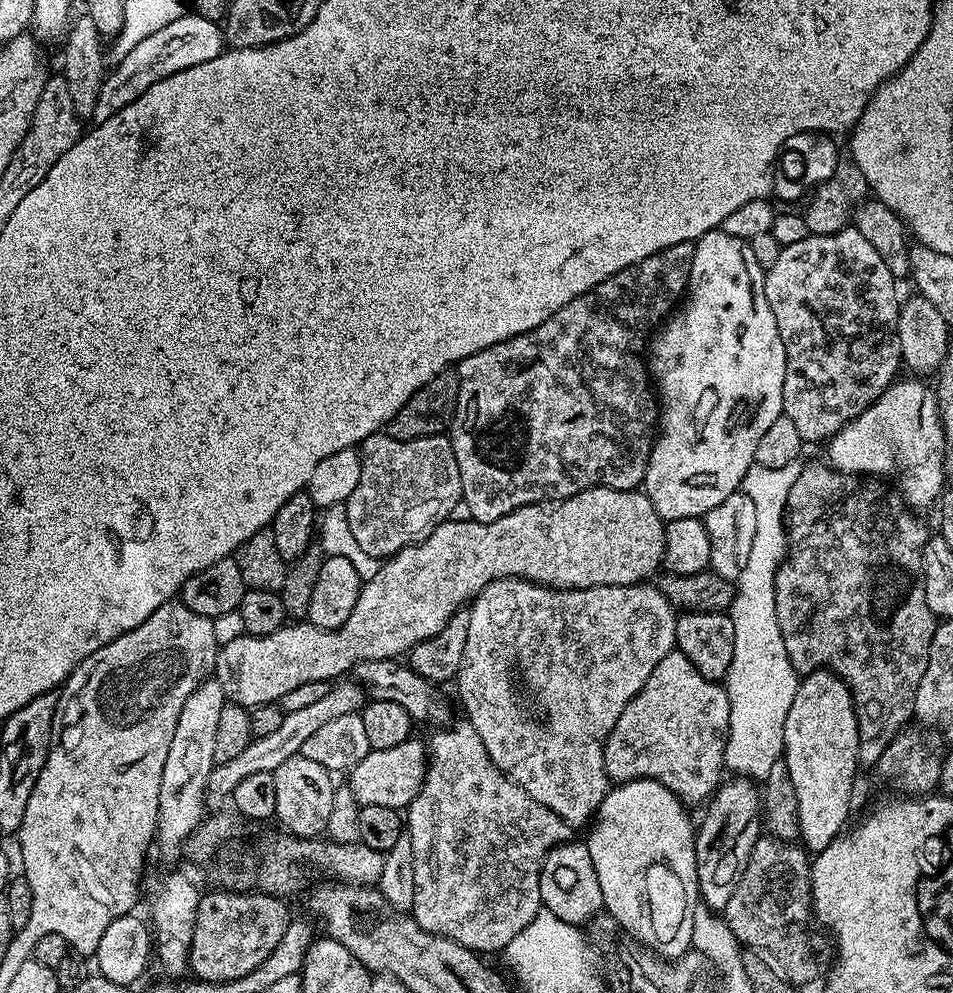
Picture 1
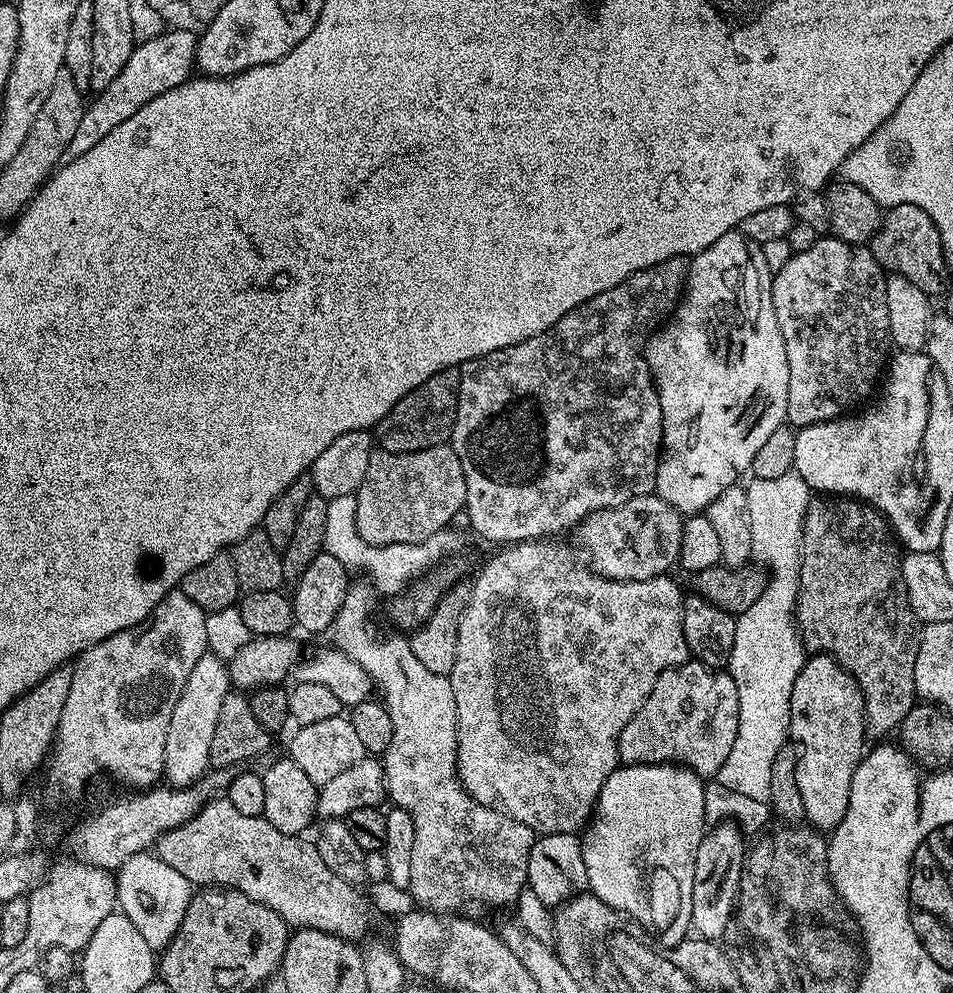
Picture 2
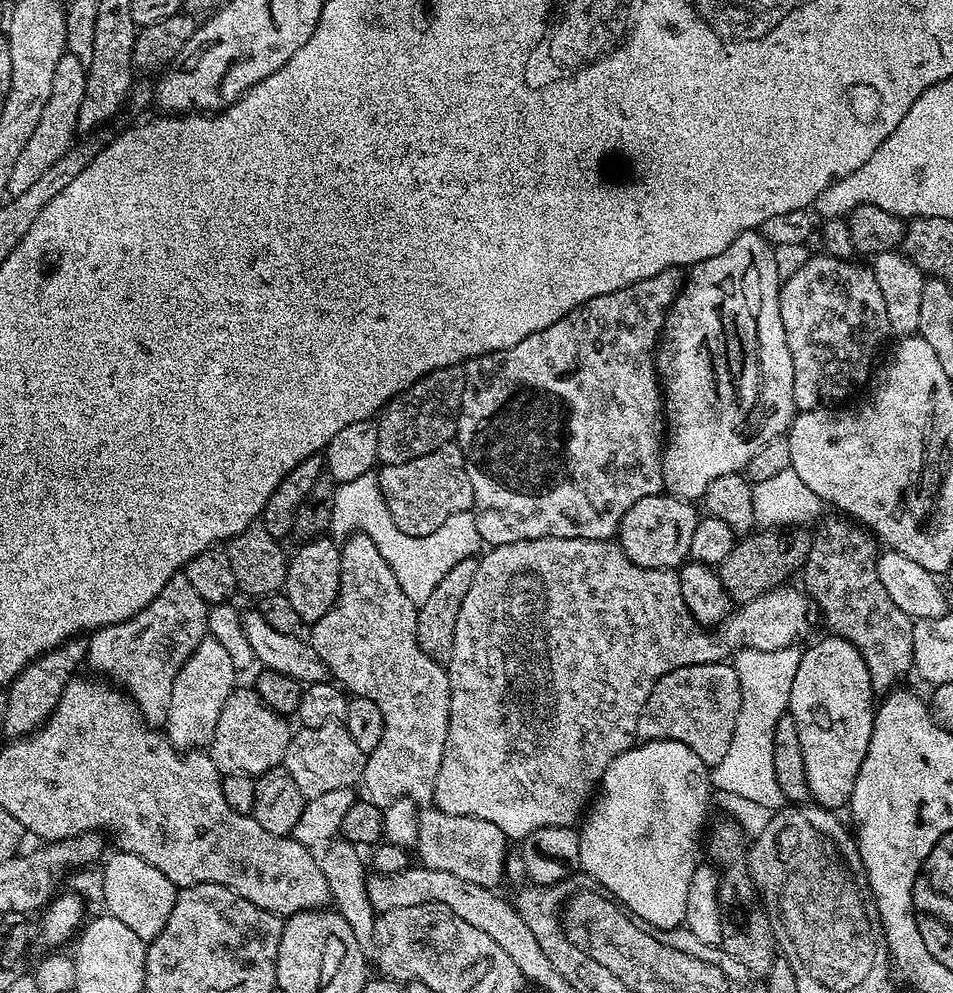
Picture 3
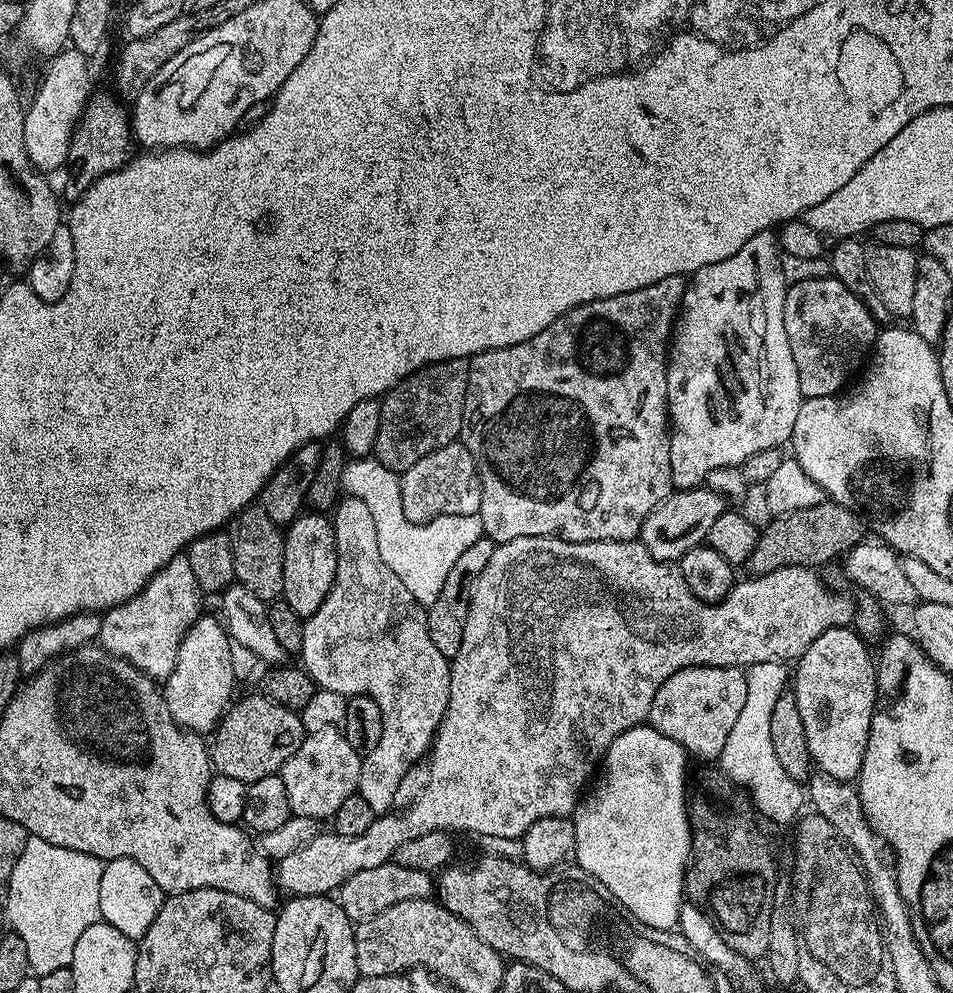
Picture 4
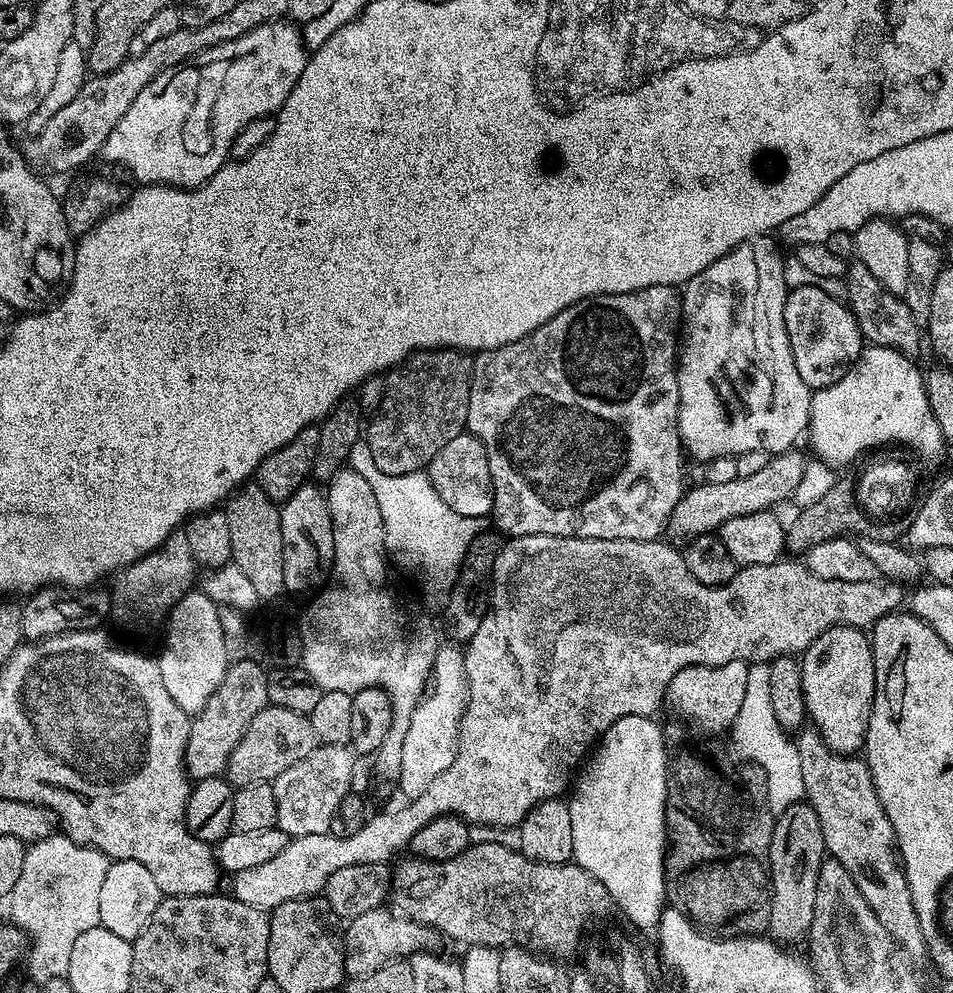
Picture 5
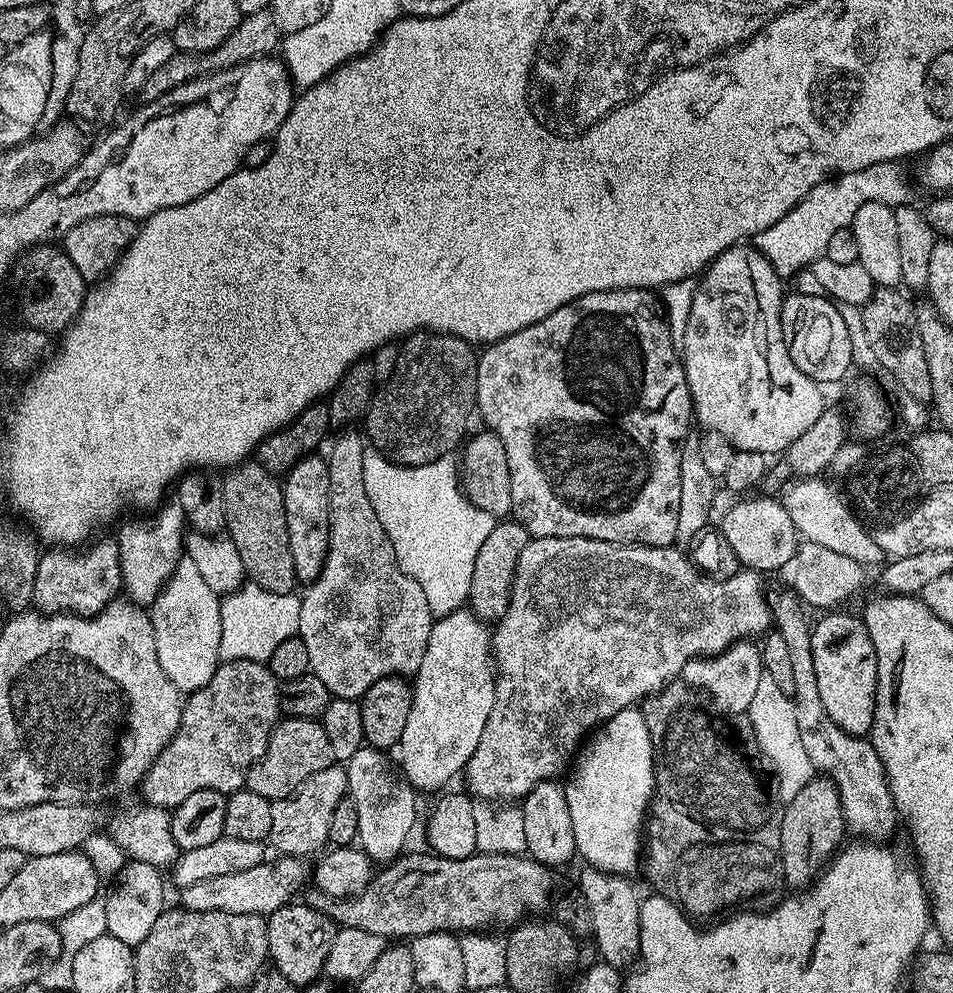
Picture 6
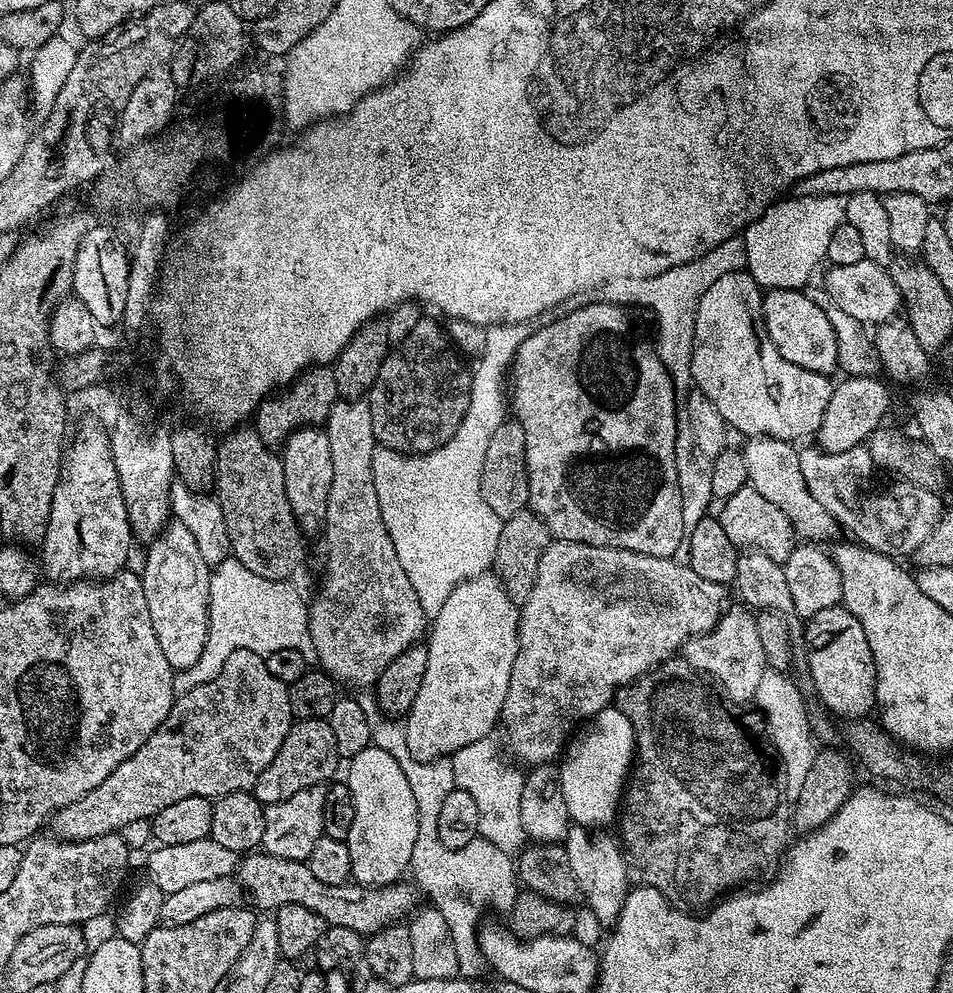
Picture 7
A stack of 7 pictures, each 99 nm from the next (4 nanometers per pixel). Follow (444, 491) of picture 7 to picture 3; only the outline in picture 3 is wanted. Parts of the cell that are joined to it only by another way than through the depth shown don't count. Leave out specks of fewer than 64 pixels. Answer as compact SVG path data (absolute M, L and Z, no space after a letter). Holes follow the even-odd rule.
M372 472L362 474L362 478L354 478L354 482L336 484L330 532L336 538L347 538L353 532L366 534L366 538L370 538L370 542L378 546L378 554L386 558L390 570L394 570L394 578L398 578L402 594L406 594L406 598L410 598L410 602L418 606L426 602L426 598L430 598L434 586L442 582L443 576L451 568L458 566L458 562L473 559L482 548L476 518L471 511L459 512L446 518L441 528L425 536L411 536L398 530L382 498L380 481Z

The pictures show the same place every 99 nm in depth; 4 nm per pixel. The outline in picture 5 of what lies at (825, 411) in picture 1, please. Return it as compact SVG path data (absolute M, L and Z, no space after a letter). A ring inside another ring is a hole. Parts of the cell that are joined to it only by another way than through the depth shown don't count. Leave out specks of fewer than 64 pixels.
M814 285L789 291L784 303L784 325L794 354L794 366L798 366L802 382L810 389L829 388L838 382L861 354L859 324L848 304Z

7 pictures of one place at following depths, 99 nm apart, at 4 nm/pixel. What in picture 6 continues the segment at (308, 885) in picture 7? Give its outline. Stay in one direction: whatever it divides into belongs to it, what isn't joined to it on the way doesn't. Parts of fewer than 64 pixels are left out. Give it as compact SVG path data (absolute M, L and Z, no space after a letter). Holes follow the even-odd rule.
M484 850L470 858L451 860L427 851L410 852L381 867L384 869L381 872L379 869L373 875L362 894L350 896L347 900L331 900L326 894L312 890L306 896L306 902L311 908L317 908L325 916L329 916L332 923L340 928L353 927L385 938L415 938L431 932L479 933L481 930L491 929L491 924L515 926L525 919L524 911L528 911L528 914L543 913L540 911L547 906L548 895L552 892L553 869L524 854L507 856L505 853Z

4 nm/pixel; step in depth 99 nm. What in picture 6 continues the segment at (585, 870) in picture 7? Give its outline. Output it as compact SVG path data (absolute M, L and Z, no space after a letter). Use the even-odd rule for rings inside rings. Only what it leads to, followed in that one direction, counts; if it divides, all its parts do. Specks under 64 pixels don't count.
M588 866L583 869L585 872L581 874L580 876L580 892L579 895L582 897L584 904L587 906L587 908L590 910L590 922L592 923L592 935L591 939L594 941L596 945L596 950L599 956L599 959L603 961L605 964L609 964L610 966L614 966L615 968L624 970L629 967L627 966L628 963L633 963L634 957L639 953L640 951L640 906L642 903L642 896L639 896L638 893L636 893L636 888L634 885L630 884L630 880L626 879L623 876L615 876L612 872L600 872L597 868Z

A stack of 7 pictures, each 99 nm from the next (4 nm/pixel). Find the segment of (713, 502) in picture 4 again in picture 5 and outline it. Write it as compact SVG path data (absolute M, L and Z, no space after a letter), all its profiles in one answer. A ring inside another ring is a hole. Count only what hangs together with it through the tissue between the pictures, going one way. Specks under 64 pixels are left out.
M789 450L773 455L766 462L766 466L758 470L758 474L737 478L734 482L700 482L697 488L689 487L670 514L667 535L672 535L673 537L669 537L673 541L687 542L696 536L715 533L726 522L730 522L730 518L738 518L742 514L767 512L775 509L775 504L780 504L783 500L791 501L796 495L798 482L806 465L806 456L796 451Z

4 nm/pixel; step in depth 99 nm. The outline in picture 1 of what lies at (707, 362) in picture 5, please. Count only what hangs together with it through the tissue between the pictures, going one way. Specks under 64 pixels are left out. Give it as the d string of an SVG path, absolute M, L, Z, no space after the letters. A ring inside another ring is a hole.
M723 227L713 228L712 231L702 234L700 239L695 241L695 245L696 253L694 262L690 266L686 299L683 301L684 309L682 304L679 311L667 317L663 327L651 337L650 347L646 352L646 367L658 393L658 431L652 441L652 453L646 466L642 490L648 495L650 502L654 502L654 510L658 510L658 514L666 522L691 516L702 518L710 510L714 510L714 506L718 506L722 498L730 498L730 494L734 494L743 485L745 474L756 463L754 450L758 450L758 442L762 439L762 434L766 434L768 427L774 423L774 418L782 415L784 410L782 382L786 382L786 346L782 334L778 334L778 322L774 322L774 310L770 310L770 302L766 302L764 289L766 270L754 258L749 241L734 238L734 234L726 234Z

